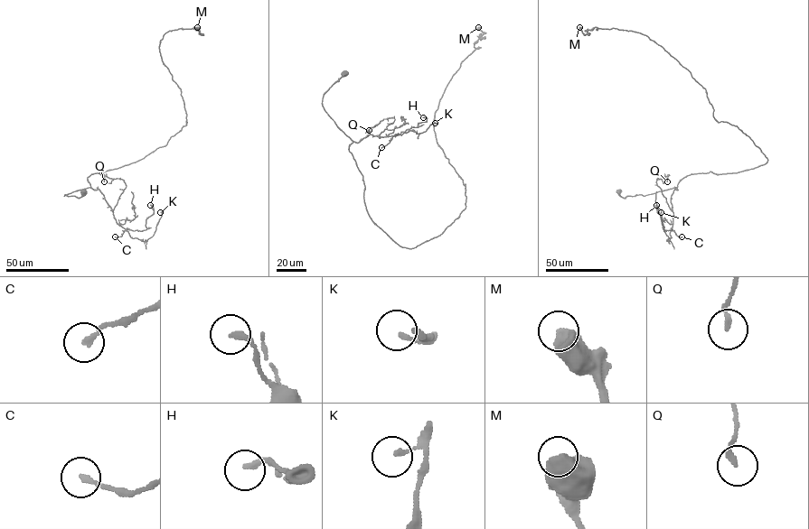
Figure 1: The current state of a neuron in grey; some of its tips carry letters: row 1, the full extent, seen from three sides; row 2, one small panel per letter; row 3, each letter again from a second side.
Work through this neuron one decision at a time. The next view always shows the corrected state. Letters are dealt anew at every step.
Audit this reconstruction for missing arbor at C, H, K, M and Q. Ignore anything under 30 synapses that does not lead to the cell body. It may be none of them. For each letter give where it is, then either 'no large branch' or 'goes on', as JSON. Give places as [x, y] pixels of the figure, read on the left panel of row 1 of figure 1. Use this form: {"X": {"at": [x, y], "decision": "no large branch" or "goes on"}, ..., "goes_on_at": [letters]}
{"C": {"at": [115, 236], "decision": "no large branch"}, "H": {"at": [150, 205], "decision": "no large branch"}, "K": {"at": [160, 212], "decision": "no large branch"}, "M": {"at": [197, 27], "decision": "no large branch"}, "Q": {"at": [104, 181], "decision": "no large branch"}, "goes_on_at": []}

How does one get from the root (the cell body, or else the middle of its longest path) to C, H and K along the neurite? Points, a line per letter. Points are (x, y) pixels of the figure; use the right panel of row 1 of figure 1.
C: (618, 191), (625, 198), (675, 187), (677, 190), (674, 190), (671, 197), (673, 212), (671, 229), (682, 236)
H: (618, 191), (625, 198), (675, 187), (671, 197), (673, 216), (670, 229), (664, 231), (656, 205)
K: (618, 191), (625, 198), (675, 187), (671, 197), (673, 216), (669, 241), (661, 212)

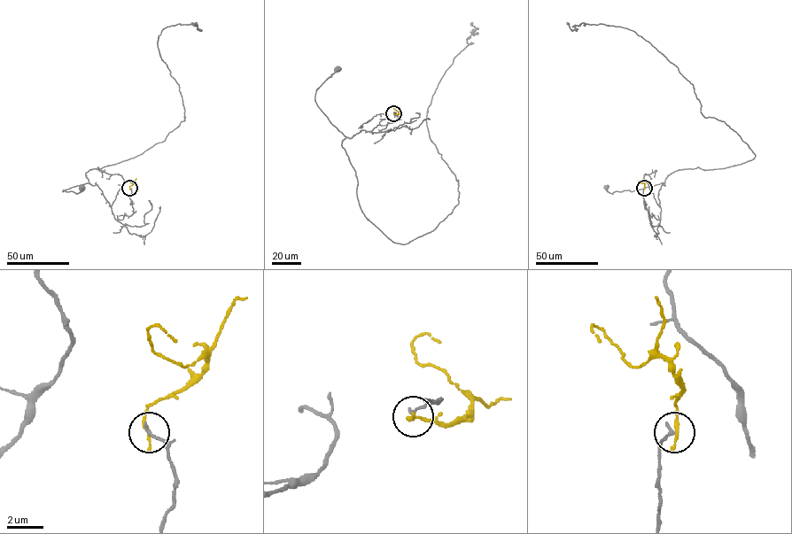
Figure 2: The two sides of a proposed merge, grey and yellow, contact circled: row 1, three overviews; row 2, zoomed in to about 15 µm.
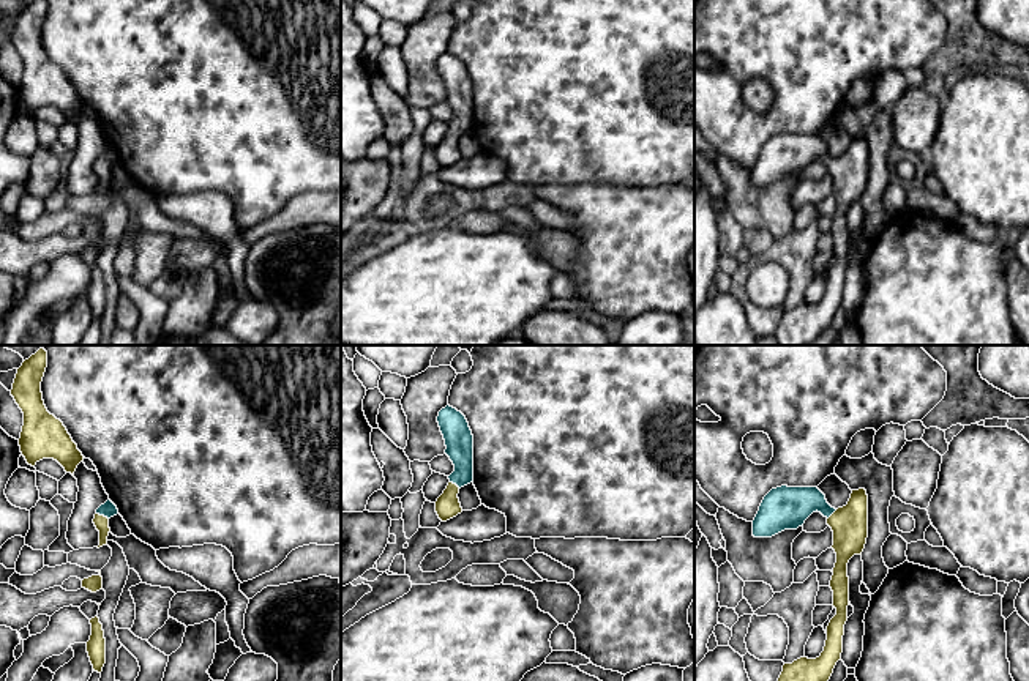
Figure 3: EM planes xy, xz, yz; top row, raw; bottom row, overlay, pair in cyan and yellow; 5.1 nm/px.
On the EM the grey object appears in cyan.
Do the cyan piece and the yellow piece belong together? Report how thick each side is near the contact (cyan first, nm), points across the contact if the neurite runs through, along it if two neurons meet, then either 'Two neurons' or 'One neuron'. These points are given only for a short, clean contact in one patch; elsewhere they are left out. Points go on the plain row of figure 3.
Thickness 80 nm (cyan) against 70 nm. Path across: xy (108, 156), (103, 161), (101, 169). One neuron

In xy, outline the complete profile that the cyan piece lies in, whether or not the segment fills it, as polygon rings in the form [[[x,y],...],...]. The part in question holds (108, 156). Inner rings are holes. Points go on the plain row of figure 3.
[[[107,147],[104,151],[101,151],[96,156],[93,170],[95,170],[96,177],[99,178],[99,192],[98,192],[98,195],[107,191],[107,183],[109,183],[109,178],[110,178],[109,166],[117,162],[117,161],[118,161],[118,156],[110,147]]]

